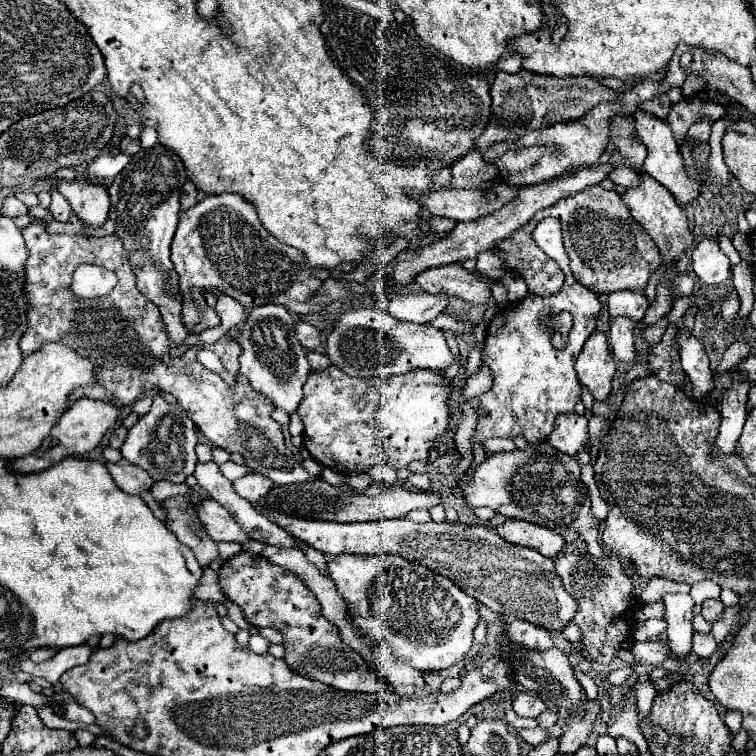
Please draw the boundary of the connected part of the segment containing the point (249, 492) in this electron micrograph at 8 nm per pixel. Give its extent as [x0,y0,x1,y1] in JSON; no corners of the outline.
[233,471,273,503]

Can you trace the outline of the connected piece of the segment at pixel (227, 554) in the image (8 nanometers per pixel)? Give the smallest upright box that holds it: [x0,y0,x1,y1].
[217,542,242,560]

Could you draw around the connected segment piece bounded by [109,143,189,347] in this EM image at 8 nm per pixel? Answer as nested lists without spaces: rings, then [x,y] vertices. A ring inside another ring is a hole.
[[[157,143],[155,147],[141,149],[137,155],[133,155],[125,169],[115,175],[109,185],[109,219],[115,223],[115,235],[129,253],[129,263],[133,265],[131,269],[137,277],[137,289],[159,307],[169,337],[177,347],[189,333],[181,323],[183,295],[179,293],[179,275],[169,259],[169,249],[179,221],[179,189],[183,187],[185,179],[185,165],[179,155]]]

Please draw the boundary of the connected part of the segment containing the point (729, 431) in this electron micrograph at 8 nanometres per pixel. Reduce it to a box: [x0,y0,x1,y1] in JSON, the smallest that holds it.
[715,381,751,453]

